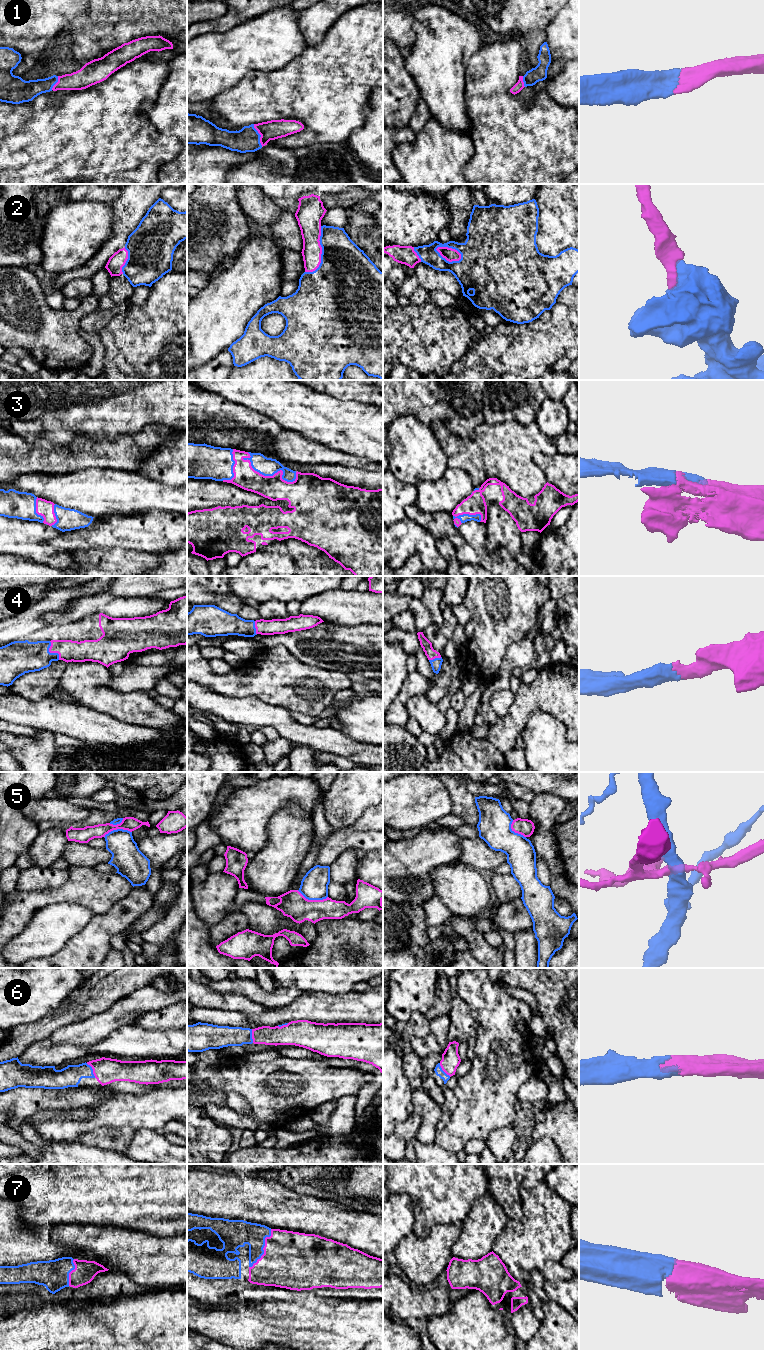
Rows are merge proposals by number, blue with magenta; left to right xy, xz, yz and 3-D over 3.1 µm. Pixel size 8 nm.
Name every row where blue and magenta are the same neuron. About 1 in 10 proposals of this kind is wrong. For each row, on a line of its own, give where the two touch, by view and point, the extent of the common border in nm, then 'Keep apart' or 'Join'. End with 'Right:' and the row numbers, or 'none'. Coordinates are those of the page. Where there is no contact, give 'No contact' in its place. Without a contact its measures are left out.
1: Touches blue at xz (260, 135). Shared border 200 nm. Join
2: Touches blue at yz (448, 261). Shared border 220 nm. Join
3: Touches blue at xz (271, 475). Shared border 460 nm. Join
4: Touches blue at xy (51, 653). Shared border 170 nm. Join
5: Touches blue at xz (312, 899). Shared border 260 nm. Keep apart
6: Touches blue at xy (92, 1070). Shared border 140 nm. Join
7: Touches blue at xz (263, 1247). Shared border 360 nm. Join
Right: 1, 2, 3, 4, 6, 7

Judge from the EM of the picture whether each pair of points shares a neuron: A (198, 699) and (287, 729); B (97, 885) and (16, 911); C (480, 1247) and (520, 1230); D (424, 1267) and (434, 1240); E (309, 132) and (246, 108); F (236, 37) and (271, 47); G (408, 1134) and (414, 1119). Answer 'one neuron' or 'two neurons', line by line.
A: one neuron
B: one neuron
C: two neurons
D: one neuron
E: one neuron
F: one neuron
G: one neuron

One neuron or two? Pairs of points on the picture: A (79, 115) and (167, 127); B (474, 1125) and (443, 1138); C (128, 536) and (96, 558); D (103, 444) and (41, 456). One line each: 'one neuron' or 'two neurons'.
A: two neurons
B: one neuron
C: two neurons
D: one neuron

